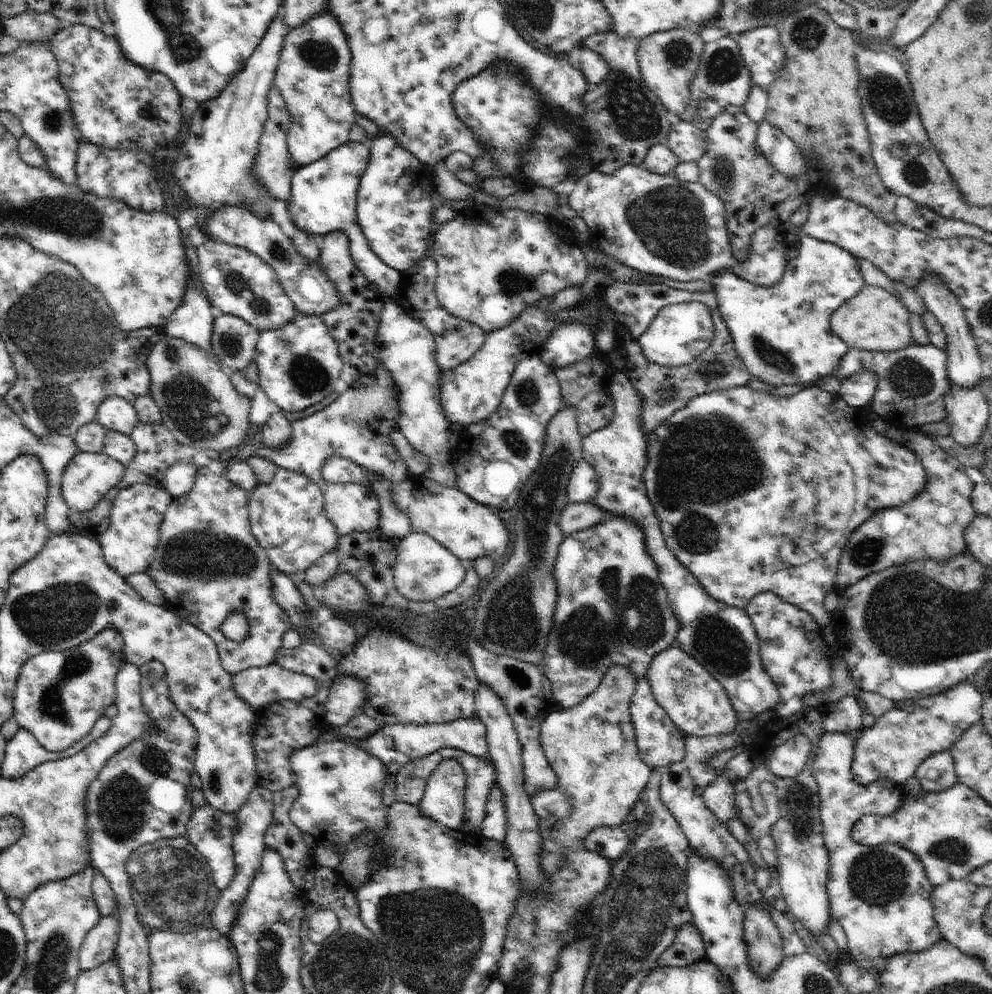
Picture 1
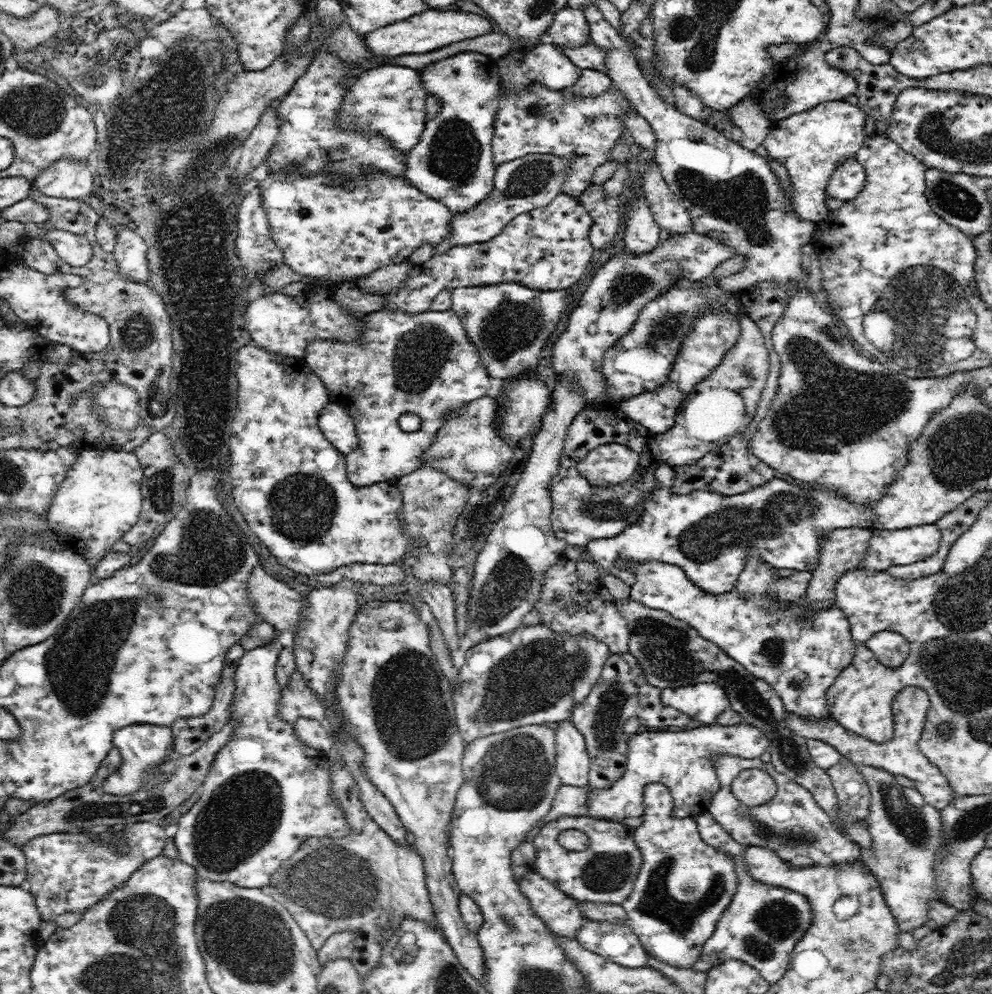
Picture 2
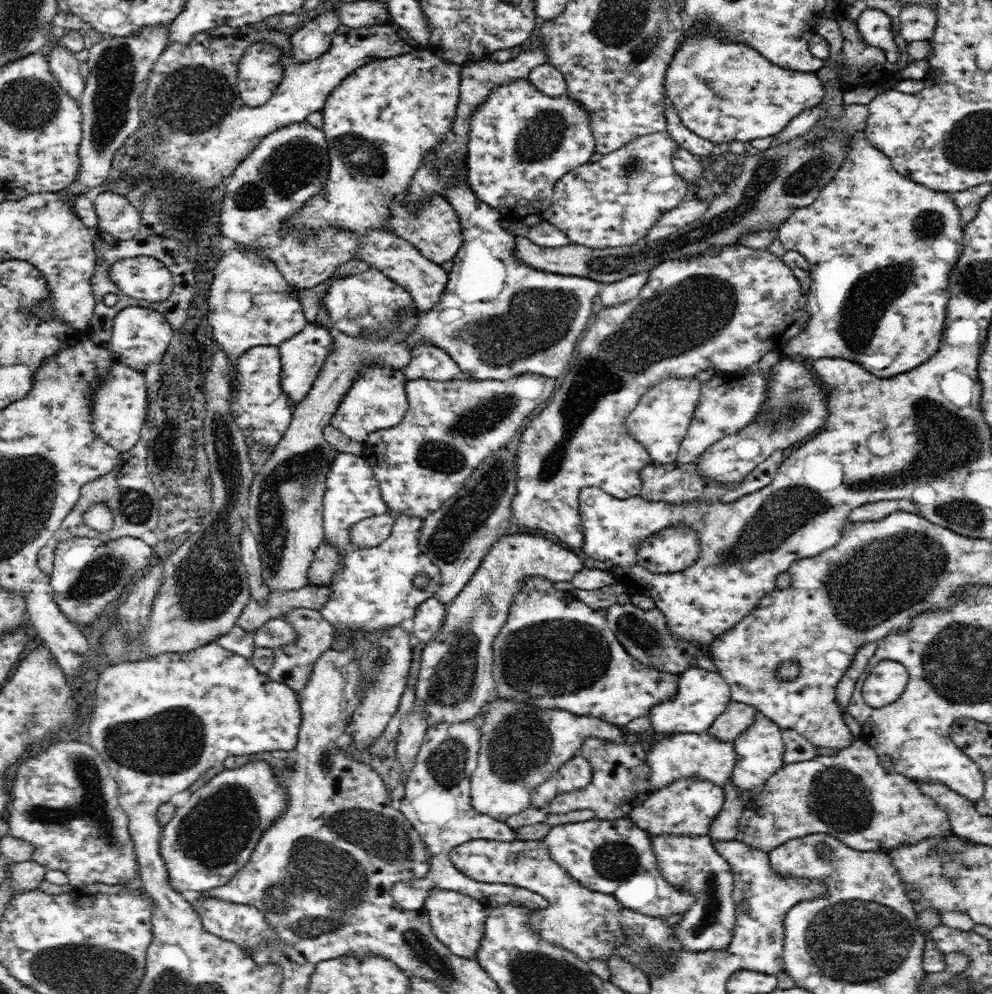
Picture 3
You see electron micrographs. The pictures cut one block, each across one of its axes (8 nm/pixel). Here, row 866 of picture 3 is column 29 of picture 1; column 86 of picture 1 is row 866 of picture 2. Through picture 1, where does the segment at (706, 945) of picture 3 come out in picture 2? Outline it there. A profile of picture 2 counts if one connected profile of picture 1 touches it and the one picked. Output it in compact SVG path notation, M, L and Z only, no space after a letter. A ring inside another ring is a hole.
M662 783L645 786L643 823L633 830L633 837L641 852L642 870L634 881L633 891L621 904L629 918L629 926L638 935L644 950L670 966L690 968L702 954L702 946L713 935L723 912L732 902L738 886L736 865L725 852L706 844L700 836L694 817L672 816L674 799Z

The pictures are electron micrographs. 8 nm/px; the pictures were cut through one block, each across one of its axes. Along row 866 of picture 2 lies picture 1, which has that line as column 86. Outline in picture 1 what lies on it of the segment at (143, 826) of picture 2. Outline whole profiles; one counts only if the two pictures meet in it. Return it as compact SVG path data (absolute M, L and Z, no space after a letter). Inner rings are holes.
M65 25L60 31L56 32L56 36L50 36L50 50L54 52L56 56L56 62L58 62L59 67L59 76L58 79L62 82L62 87L66 90L70 102L72 102L72 113L74 114L74 120L76 120L76 125L79 131L81 132L81 141L82 142L92 142L96 146L100 146L106 150L144 150L144 152L156 152L158 148L165 148L176 140L178 132L182 130L184 126L184 116L182 115L182 96L178 94L178 90L174 88L170 78L167 78L163 73L157 71L146 70L133 64L125 58L125 55L122 53L122 48L118 44L118 40L115 38L114 34L109 31L100 31L94 30L94 28L89 28L85 25Z

